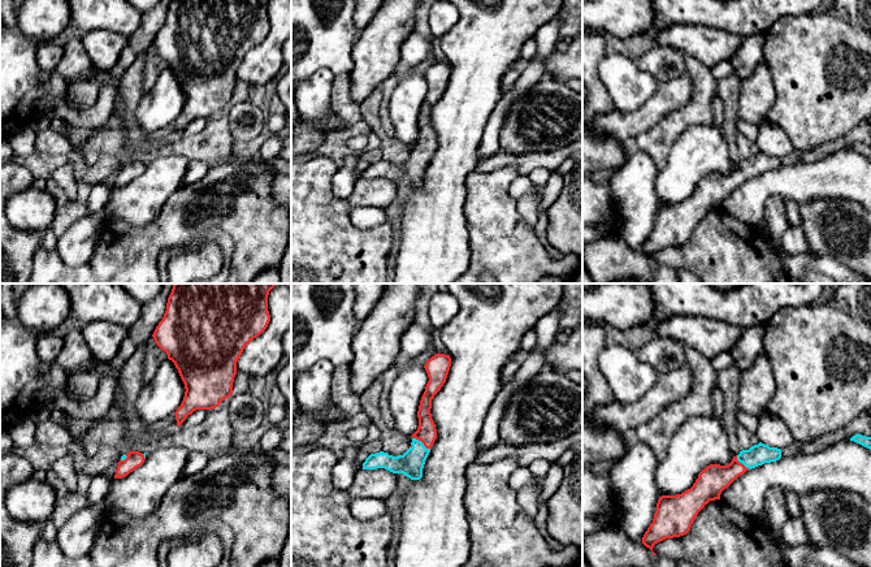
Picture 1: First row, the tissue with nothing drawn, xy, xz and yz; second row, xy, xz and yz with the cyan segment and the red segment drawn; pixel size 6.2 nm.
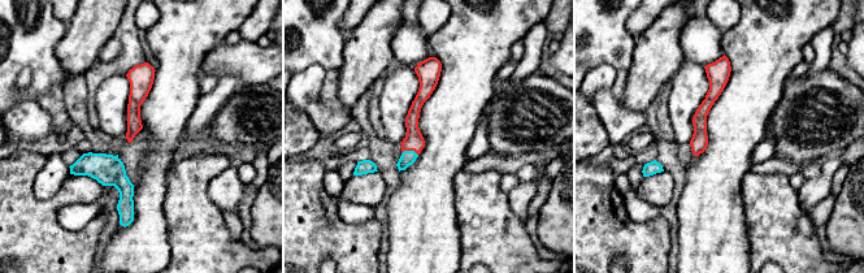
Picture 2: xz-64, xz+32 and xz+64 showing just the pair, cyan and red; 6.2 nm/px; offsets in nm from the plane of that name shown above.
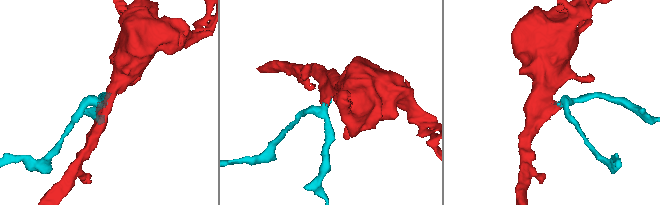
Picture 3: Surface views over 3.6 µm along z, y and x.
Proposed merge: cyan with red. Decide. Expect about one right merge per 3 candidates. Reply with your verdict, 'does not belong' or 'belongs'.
belongs

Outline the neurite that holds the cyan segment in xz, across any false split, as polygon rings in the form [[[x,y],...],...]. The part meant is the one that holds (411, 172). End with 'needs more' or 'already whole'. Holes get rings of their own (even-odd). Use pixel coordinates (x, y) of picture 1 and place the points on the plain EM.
[[[439,61],[432,65],[424,74],[429,90],[420,109],[417,120],[419,137],[411,144],[412,151],[410,157],[398,165],[389,164],[384,160],[370,163],[363,172],[363,178],[385,177],[393,182],[403,182],[411,189],[420,189],[422,186],[425,169],[437,147],[436,133],[430,122],[432,108],[446,91],[450,75],[450,64]]] | needs more

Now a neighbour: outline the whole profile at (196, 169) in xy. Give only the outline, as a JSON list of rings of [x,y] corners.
[[[191,160],[187,166],[186,176],[183,178],[182,186],[188,186],[191,183],[199,182],[209,169],[209,164],[205,161]]]

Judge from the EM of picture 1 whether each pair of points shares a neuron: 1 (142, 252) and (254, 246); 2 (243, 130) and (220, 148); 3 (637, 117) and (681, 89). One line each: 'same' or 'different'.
1: same
2: different
3: same

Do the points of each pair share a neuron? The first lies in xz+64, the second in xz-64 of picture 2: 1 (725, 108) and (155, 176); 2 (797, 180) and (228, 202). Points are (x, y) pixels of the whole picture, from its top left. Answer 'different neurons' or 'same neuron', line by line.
1: same neuron
2: same neuron

